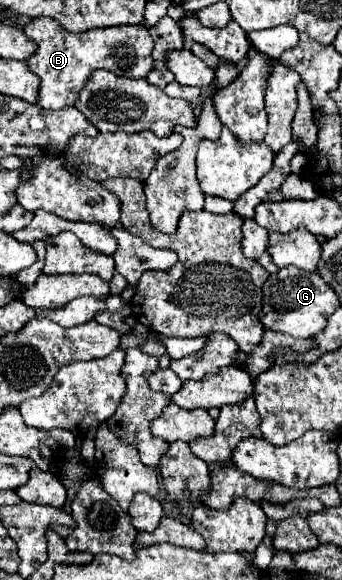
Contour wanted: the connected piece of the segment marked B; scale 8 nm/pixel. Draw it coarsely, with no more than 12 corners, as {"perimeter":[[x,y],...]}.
{"perimeter":[[52,18],[22,30],[36,52],[38,106],[76,102],[88,76],[146,78],[146,26],[70,34]]}

